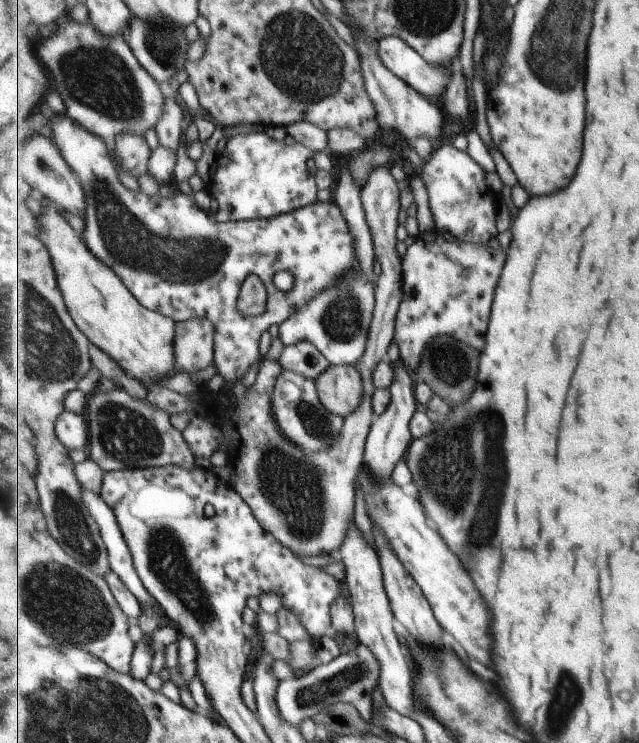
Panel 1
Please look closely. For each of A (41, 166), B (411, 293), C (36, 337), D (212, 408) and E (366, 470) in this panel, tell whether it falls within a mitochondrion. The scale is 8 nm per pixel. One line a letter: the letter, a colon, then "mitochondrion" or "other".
A: mitochondrion
B: other
C: mitochondrion
D: other
E: other

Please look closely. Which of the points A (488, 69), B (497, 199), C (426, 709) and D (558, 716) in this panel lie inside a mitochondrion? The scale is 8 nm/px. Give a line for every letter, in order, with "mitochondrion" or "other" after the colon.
A: other
B: other
C: other
D: mitochondrion

